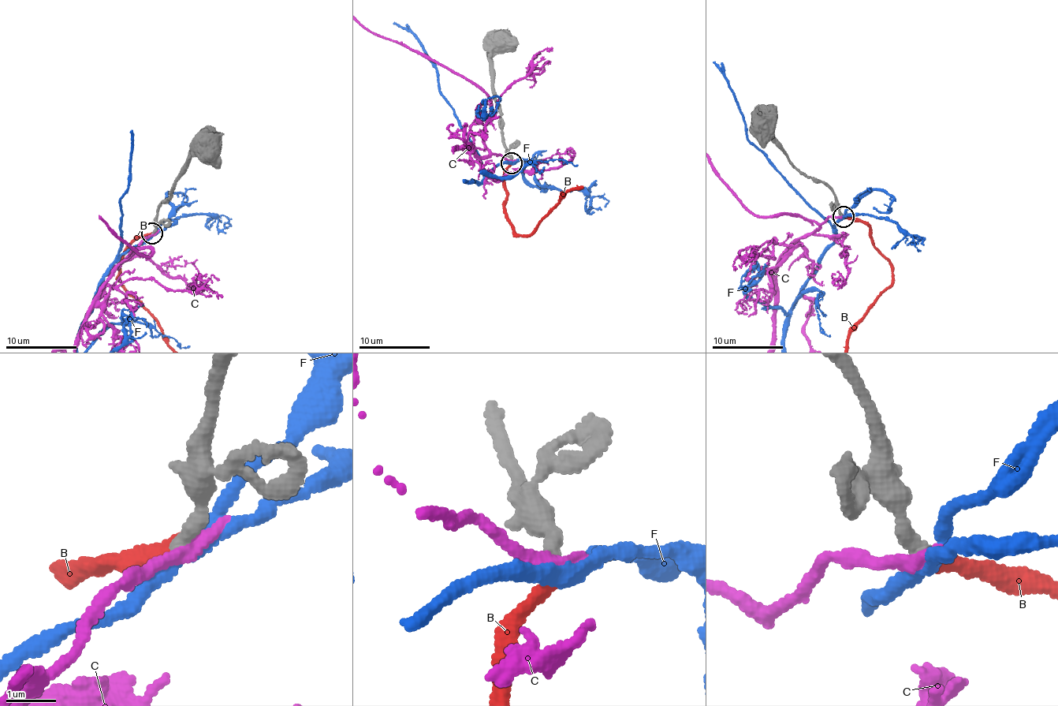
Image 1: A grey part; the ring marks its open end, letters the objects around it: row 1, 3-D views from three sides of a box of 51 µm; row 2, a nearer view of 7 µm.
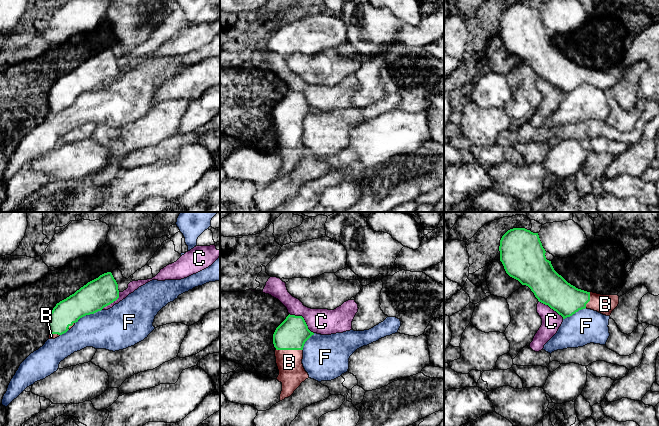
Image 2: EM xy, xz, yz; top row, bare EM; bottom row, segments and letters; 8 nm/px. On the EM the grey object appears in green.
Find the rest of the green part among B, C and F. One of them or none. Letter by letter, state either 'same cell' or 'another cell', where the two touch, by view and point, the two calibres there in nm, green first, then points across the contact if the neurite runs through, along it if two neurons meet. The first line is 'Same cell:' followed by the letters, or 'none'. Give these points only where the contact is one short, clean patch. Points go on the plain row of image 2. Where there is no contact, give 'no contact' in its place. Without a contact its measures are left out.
Same cell: B
B: same cell; contact xz (289, 125); calibres 240 and 200 nm
C: another cell; contact xz (303, 95); calibres 240 and 200 nm
F: another cell; contact xy (88, 90); calibres 240 and 340 nm

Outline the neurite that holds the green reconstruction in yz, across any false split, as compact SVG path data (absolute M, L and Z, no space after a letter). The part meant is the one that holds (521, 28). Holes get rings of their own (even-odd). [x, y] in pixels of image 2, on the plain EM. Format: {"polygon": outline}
{"polygon": "M525 4L510 5L502 12L499 27L500 37L506 49L522 61L528 62L539 78L548 81L563 95L585 84L610 92L619 80L618 71L601 71L587 68L568 59L554 46L551 37L546 35L546 27L538 9L533 9Z"}

